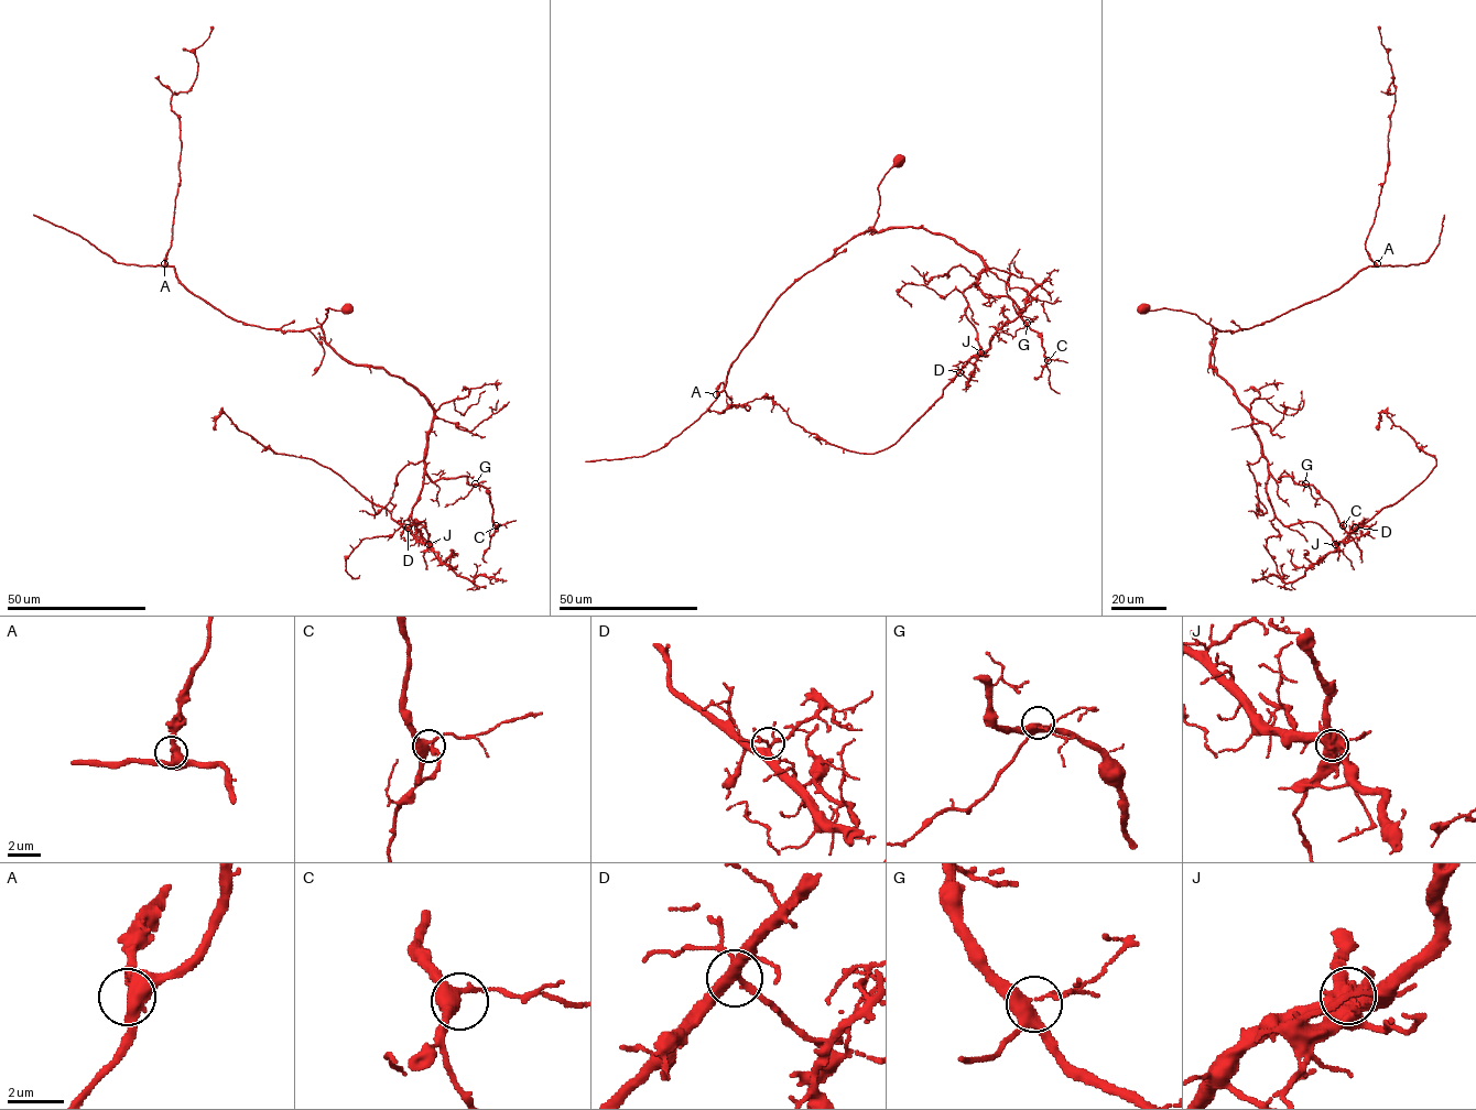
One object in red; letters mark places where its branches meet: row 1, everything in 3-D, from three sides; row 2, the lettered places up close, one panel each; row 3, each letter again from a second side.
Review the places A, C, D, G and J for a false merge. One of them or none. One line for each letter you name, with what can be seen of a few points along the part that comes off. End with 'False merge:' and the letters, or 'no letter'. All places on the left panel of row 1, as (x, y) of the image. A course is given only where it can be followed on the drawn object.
J: (430, 544), (336, 474), (310, 459), (275, 454), (223, 412), (213, 430)
False merge: J

